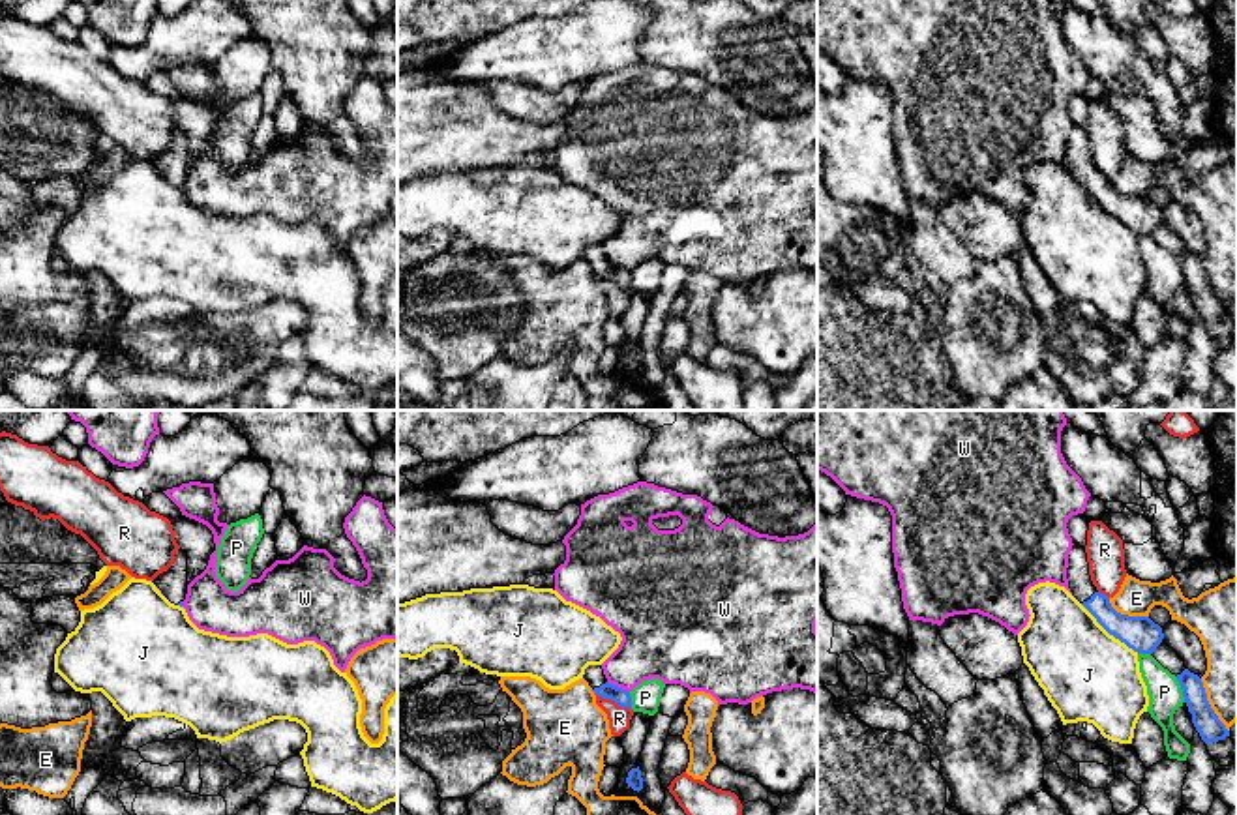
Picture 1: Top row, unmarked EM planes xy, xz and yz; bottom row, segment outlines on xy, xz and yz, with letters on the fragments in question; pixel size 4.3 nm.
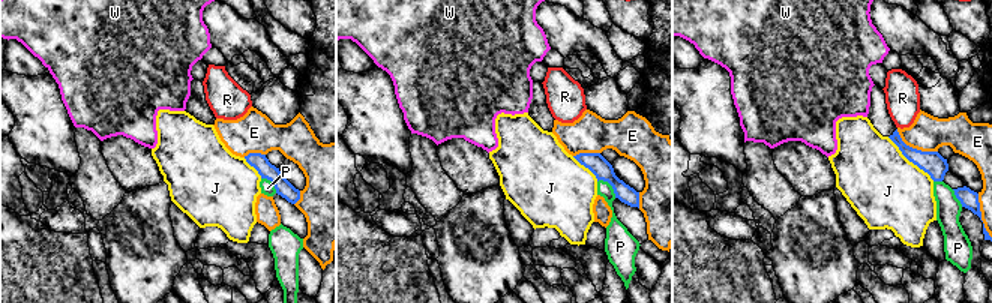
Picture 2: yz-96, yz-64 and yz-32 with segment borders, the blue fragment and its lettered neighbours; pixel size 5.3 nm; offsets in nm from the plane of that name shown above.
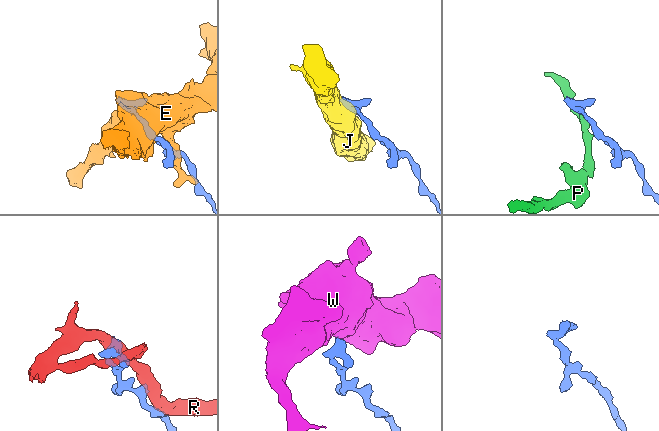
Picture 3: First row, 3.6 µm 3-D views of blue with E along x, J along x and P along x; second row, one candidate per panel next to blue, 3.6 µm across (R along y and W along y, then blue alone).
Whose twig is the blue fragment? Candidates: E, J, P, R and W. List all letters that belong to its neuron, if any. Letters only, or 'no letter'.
no letter

